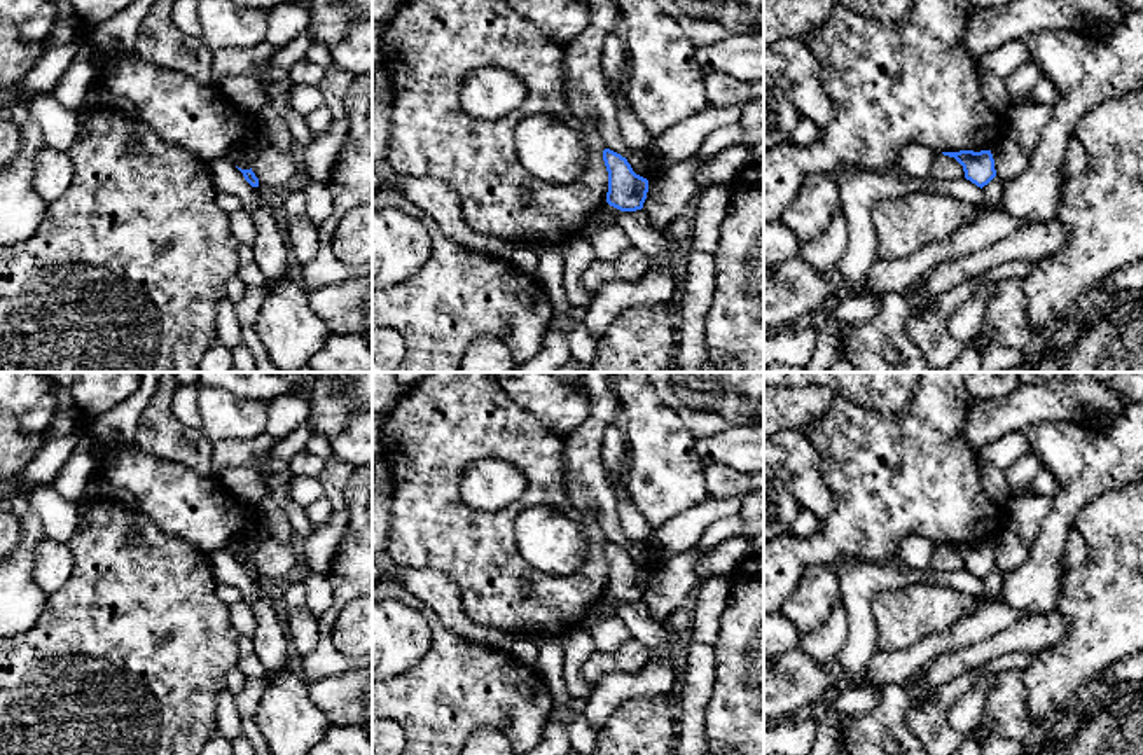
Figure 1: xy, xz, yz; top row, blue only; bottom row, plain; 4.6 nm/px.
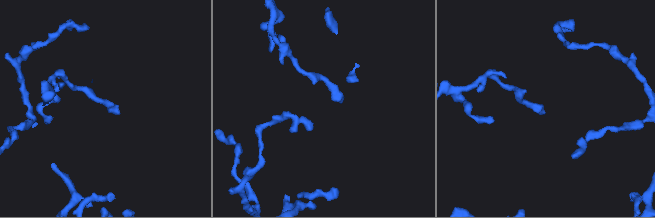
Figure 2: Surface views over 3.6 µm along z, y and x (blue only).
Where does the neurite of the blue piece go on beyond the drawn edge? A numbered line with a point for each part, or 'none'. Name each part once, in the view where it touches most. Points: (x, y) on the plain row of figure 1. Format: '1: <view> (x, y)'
none

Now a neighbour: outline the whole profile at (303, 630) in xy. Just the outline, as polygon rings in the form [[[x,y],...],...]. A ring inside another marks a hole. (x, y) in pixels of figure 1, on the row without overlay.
[[[292,606],[288,610],[285,631],[288,636],[290,652],[304,657],[318,643],[318,617],[315,617],[306,606]]]

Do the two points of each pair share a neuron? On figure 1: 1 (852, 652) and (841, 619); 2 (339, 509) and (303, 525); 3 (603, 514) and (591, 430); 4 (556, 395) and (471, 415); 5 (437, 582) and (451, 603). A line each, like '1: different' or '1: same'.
1: different
2: different
3: same
4: different
5: same

